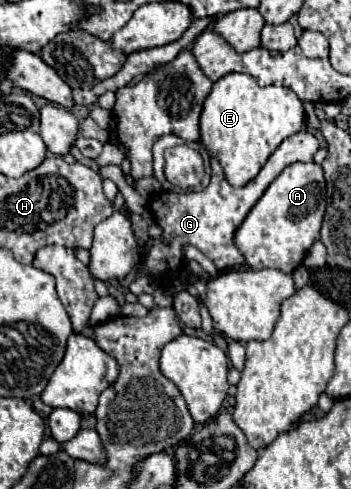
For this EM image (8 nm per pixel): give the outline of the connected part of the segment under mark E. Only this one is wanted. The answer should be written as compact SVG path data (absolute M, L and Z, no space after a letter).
M228 73L218 79L204 101L200 115L202 143L216 157L234 187L252 181L276 147L290 135L304 129L304 103L290 91L290 87L260 87L244 73Z

